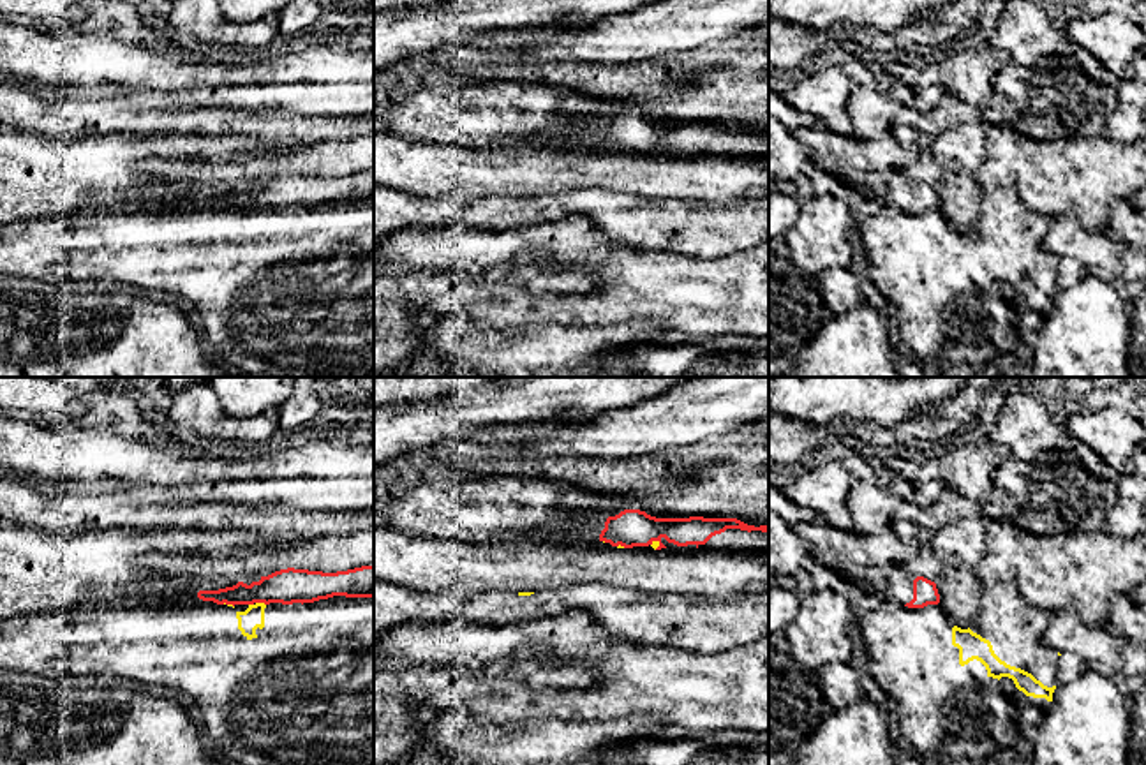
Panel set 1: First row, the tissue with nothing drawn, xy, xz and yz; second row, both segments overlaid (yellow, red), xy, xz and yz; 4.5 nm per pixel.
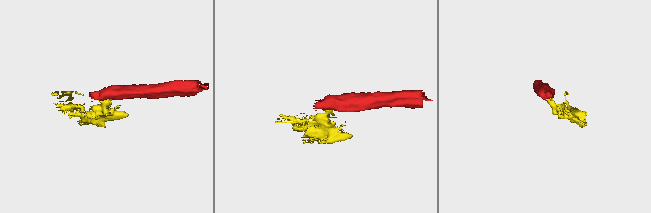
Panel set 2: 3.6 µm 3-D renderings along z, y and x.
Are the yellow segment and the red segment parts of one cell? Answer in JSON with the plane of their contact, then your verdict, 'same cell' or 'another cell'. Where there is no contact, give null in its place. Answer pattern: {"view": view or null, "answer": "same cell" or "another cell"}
{"view": "xy", "answer": "another cell"}

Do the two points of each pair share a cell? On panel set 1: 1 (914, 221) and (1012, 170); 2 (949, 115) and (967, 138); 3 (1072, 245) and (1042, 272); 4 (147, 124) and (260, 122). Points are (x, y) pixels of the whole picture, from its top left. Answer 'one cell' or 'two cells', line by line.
1: two cells
2: two cells
3: two cells
4: one cell

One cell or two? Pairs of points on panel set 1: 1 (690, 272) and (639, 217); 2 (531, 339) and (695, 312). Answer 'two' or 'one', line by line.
1: two
2: two

